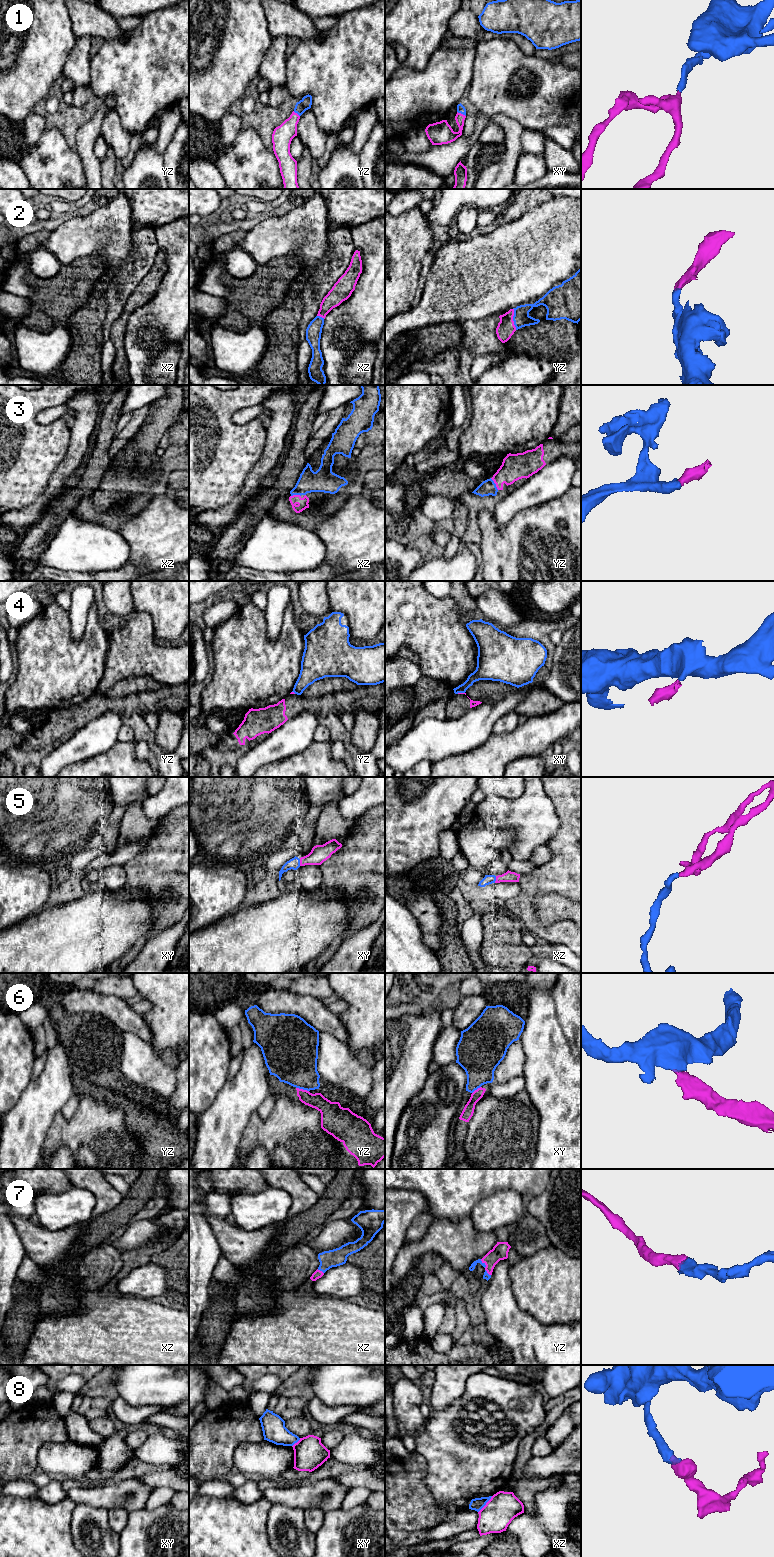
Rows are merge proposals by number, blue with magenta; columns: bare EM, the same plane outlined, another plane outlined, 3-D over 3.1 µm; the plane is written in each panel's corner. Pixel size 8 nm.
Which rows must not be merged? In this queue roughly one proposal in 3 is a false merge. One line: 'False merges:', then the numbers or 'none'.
False merges: 4, 6, 8

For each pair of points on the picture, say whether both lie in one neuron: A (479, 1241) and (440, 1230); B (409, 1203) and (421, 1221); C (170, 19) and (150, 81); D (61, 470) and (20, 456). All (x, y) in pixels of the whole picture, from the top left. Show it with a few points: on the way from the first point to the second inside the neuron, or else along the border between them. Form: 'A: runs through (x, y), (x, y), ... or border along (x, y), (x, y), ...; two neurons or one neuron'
A: runs through (469, 1241), (450, 1240); one neuron
B: border along (426, 1211), (423, 1211), (413, 1220), (406, 1237); two neurons
C: runs through (167, 34), (167, 43), (149, 63), (150, 66); one neuron
D: border along (67, 447), (64, 458), (53, 471), (44, 488); two neurons

